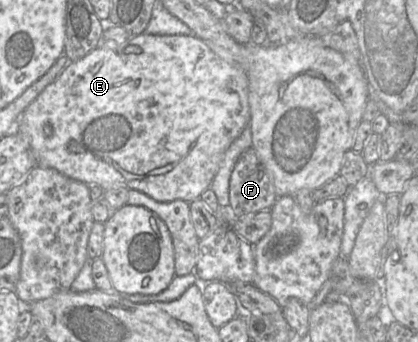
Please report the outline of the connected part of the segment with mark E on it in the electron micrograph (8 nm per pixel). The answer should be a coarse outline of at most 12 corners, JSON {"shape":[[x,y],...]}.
{"shape":[[195,35],[102,41],[21,115],[36,166],[199,199],[250,121]]}

